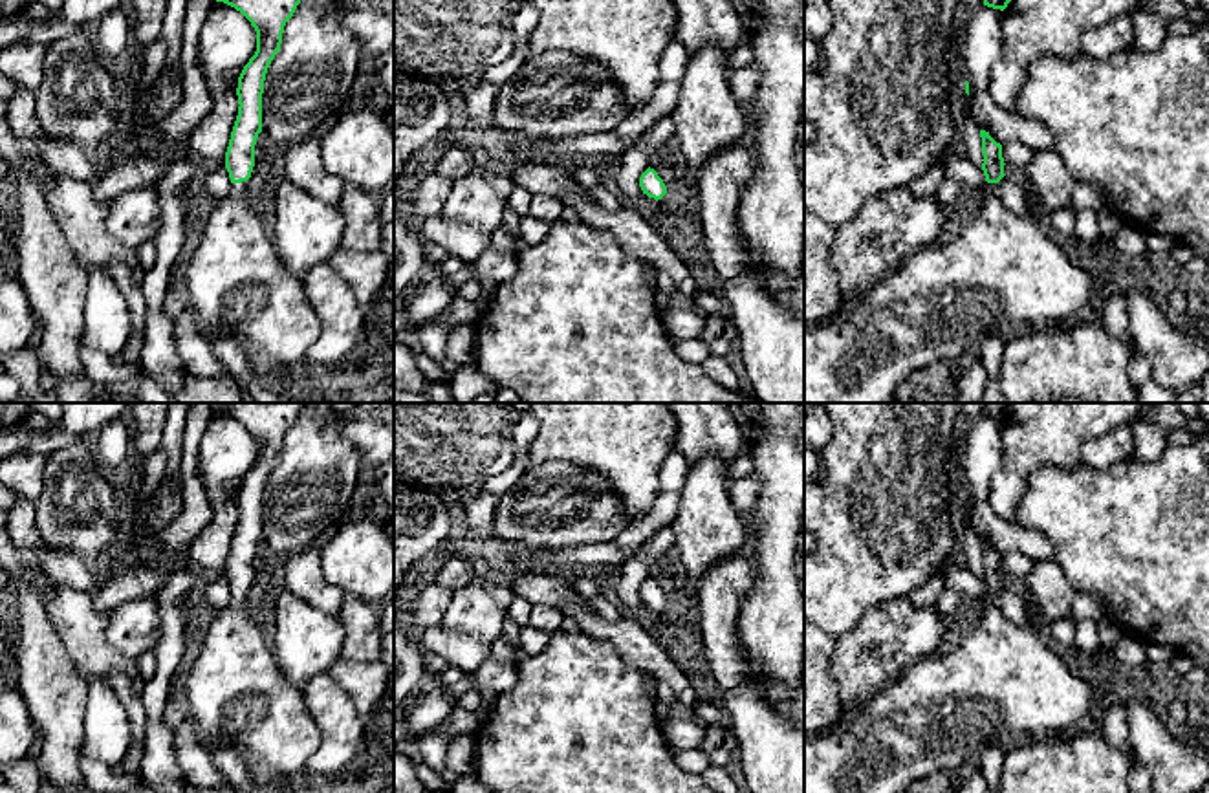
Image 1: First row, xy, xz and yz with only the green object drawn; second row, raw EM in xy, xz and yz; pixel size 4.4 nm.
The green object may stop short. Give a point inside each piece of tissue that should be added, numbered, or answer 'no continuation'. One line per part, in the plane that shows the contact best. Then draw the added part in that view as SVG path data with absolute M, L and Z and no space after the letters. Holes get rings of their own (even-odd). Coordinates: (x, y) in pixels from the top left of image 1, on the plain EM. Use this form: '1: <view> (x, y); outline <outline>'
1: xy (235, 695); outline M247 592L233 593L233 604L229 608L223 608L216 614L209 614L205 617L202 628L198 630L198 637L196 637L200 650L198 650L198 656L194 657L194 661L191 663L191 670L183 681L180 698L187 711L187 718L192 722L198 736L203 740L205 745L218 747L218 749L234 749L242 756L253 760L264 773L269 773L269 775L297 775L306 769L306 762L308 762L310 755L319 747L321 731L319 731L315 720L308 712L302 689L291 685L286 679L286 676L278 668L277 657L273 654L273 646L264 641L260 628L242 614L242 606L245 604L245 599L247 599Z

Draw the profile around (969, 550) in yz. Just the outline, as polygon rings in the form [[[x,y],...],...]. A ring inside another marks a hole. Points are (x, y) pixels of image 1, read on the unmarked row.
[[[967,504],[962,507],[962,515],[965,518],[965,533],[964,533],[964,538],[962,538],[960,546],[958,546],[956,555],[965,562],[965,568],[969,571],[982,577],[984,564],[982,564],[980,538],[973,529],[971,511],[969,511]]]

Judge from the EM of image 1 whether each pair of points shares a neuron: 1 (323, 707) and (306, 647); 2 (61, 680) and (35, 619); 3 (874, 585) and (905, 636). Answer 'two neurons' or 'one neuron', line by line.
1: two neurons
2: one neuron
3: two neurons

